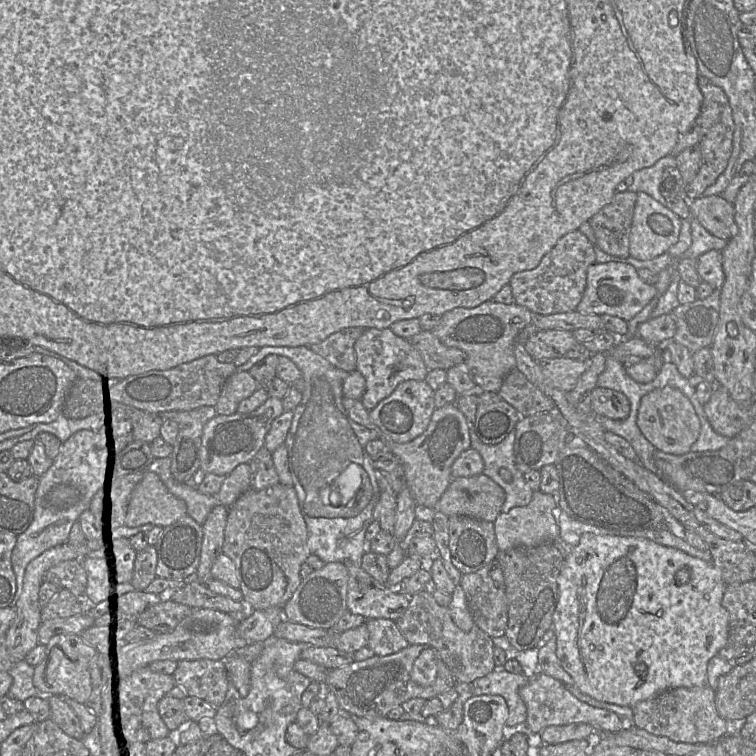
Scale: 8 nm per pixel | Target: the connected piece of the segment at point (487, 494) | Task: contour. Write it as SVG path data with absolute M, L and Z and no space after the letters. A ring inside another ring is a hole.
M484 474L452 478L436 510L450 516L468 516L494 522L505 501L504 490Z

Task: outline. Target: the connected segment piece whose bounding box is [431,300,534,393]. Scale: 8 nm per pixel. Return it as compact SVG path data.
M489 300L473 308L457 307L447 311L431 331L446 346L465 353L464 367L478 391L497 393L504 378L516 369L514 346L518 334L532 322L533 315L526 307L516 303L503 304Z

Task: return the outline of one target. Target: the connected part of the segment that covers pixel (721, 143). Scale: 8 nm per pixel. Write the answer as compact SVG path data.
M701 75L698 77L698 85L703 94L703 103L695 124L700 128L699 147L702 159L699 172L686 187L686 196L689 200L701 197L703 192L725 171L732 154L735 130L732 109L725 92Z

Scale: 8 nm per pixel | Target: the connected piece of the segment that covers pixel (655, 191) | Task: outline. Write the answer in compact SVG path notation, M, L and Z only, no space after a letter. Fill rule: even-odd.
M671 155L662 157L654 165L632 173L633 183L626 191L645 192L666 206L667 199L660 192L662 175L666 168L676 166L676 157Z

